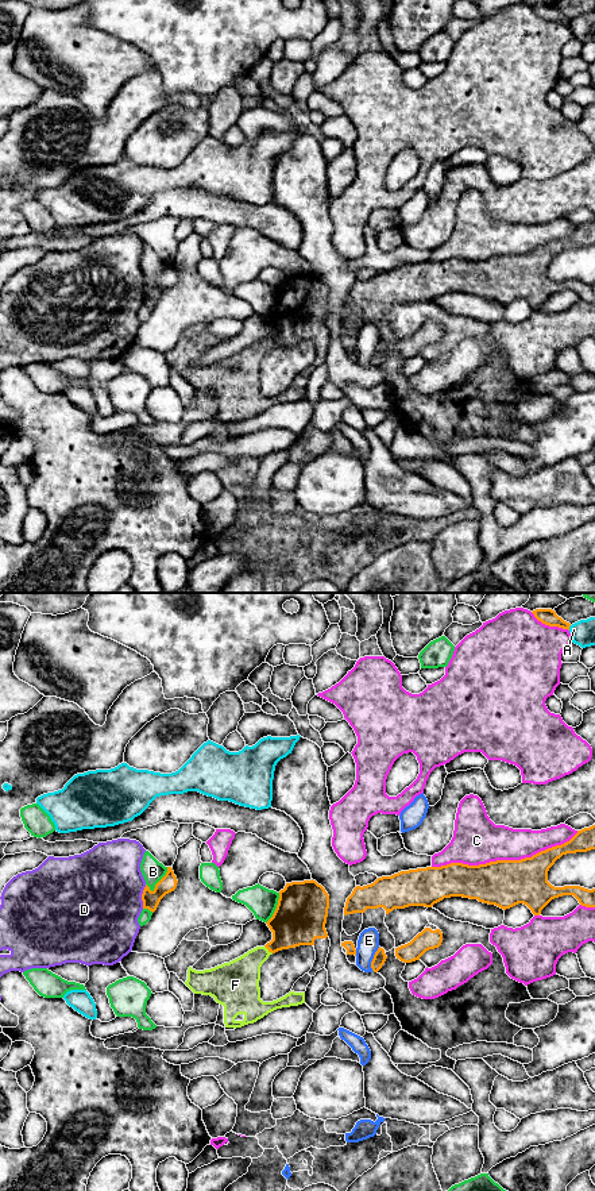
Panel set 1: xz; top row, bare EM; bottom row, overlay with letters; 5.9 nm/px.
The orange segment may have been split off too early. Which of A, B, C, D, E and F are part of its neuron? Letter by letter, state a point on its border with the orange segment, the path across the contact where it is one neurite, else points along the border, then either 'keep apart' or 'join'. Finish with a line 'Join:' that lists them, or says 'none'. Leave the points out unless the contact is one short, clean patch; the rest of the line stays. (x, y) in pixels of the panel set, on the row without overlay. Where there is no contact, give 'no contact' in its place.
A: xz (568, 23) | keep apart
B: xz (161, 274) | keep apart
C: xz (505, 255) | keep apart
D: xz (142, 292) | keep apart
E: xz (373, 354) | keep apart
F: xz (267, 343) | join
Join: F

